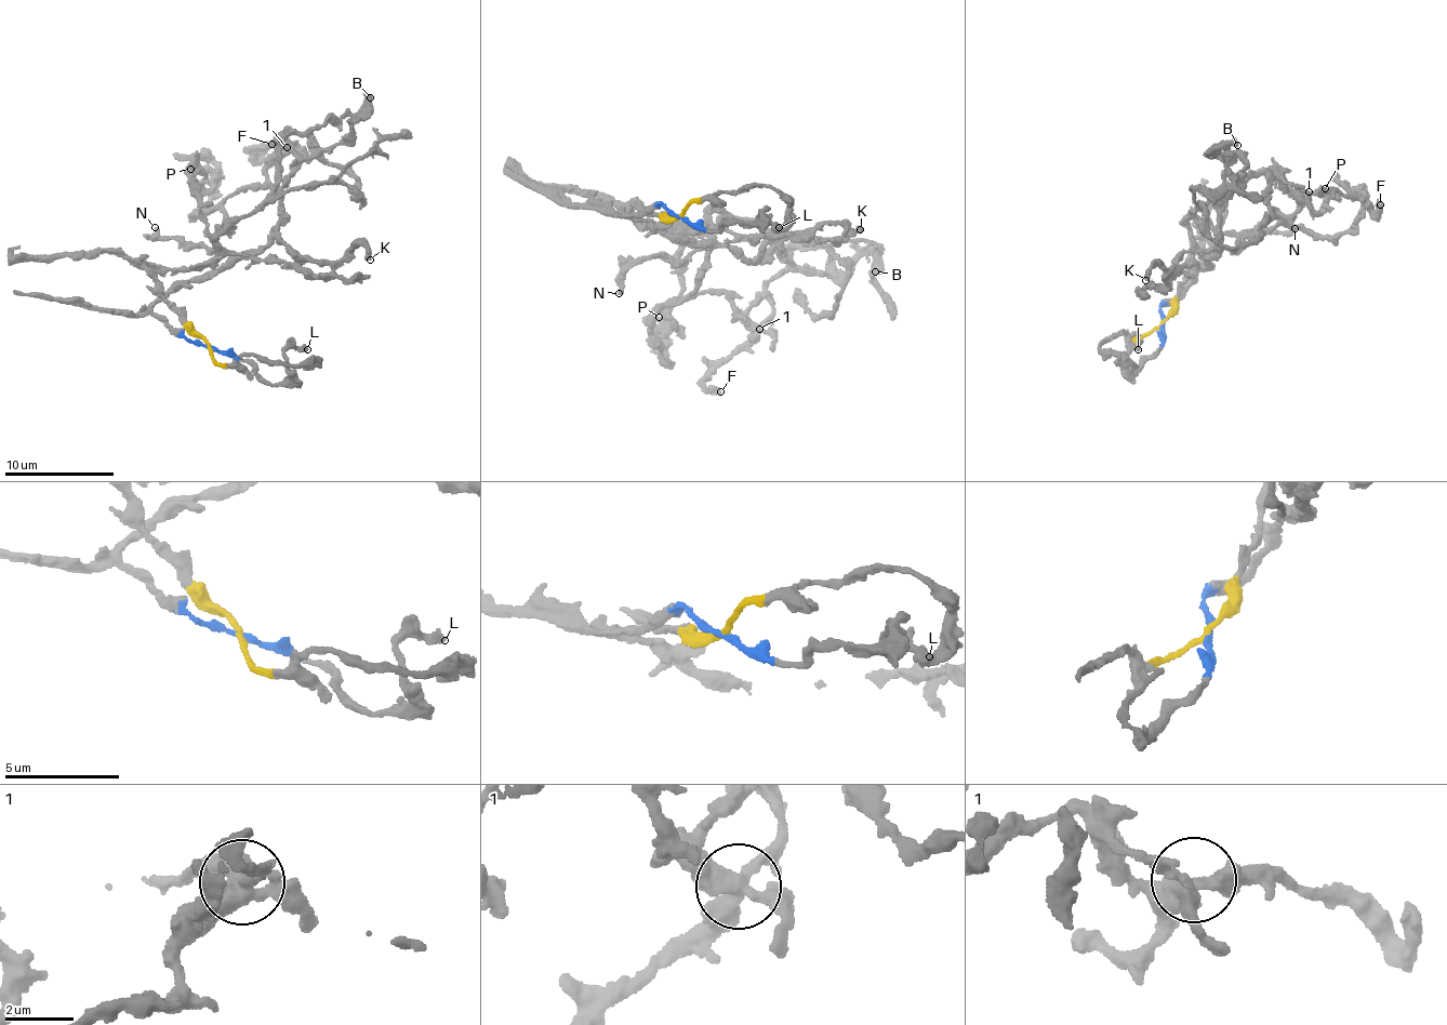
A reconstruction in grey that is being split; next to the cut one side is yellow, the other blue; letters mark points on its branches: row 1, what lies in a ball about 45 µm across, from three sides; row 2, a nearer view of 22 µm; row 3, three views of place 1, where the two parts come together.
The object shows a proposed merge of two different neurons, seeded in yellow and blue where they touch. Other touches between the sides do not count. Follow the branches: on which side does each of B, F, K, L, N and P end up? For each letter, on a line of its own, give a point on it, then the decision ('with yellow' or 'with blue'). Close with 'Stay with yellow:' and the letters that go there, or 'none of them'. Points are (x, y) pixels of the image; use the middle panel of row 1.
B: at (875, 271); with blue
F: at (720, 391); with blue
K: at (860, 229); with blue
L: at (779, 227); with blue
N: at (619, 293); with blue
P: at (659, 317); with blue
Stay with yellow: none of them

